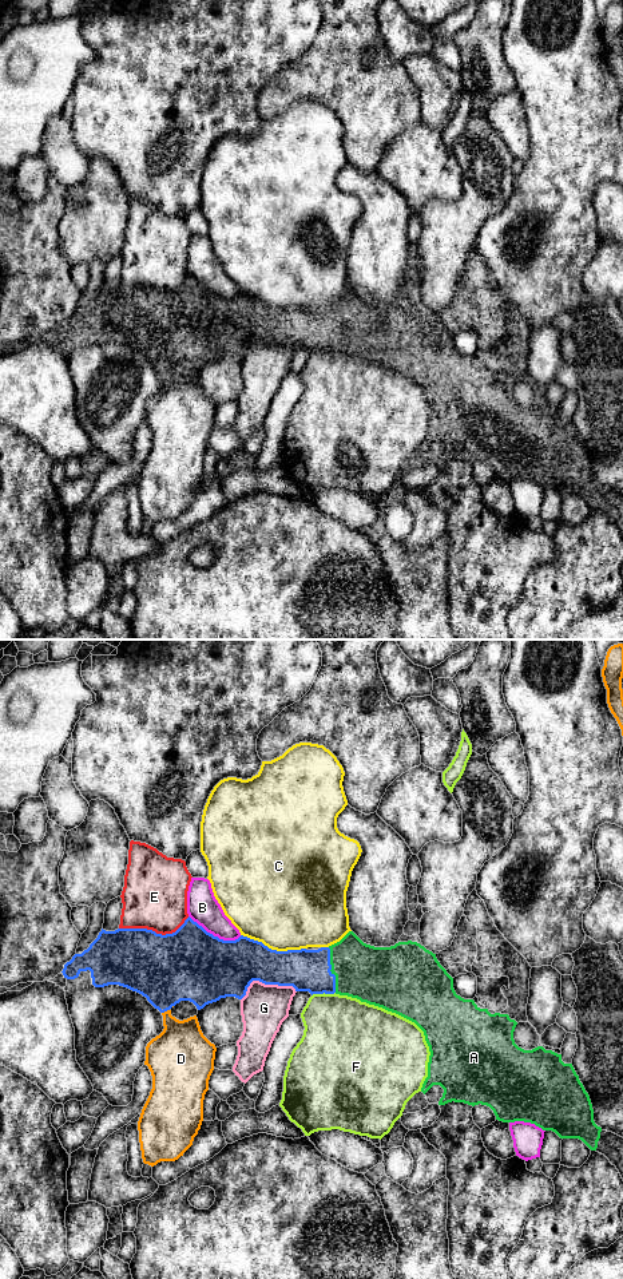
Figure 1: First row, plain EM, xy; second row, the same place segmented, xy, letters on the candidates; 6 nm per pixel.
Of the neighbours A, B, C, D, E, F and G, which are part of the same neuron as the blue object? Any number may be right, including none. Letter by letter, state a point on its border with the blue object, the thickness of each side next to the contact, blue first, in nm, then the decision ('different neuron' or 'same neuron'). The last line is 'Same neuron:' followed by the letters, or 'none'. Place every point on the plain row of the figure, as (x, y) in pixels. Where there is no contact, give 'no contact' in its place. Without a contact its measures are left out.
A: meets blue in xy at (330, 327); 260 nm thick on the blue side, 340 nm on the other; same neuron
B: meets blue in xy at (215, 294); 440 nm thick on the blue side, 190 nm on the other; different neuron
C: meets blue in xy at (273, 308); 300 nm thick on the blue side, 480 nm on the other; different neuron
D: meets blue in xy at (165, 368); 420 nm thick on the blue side, 300 nm on the other; different neuron
E: meets blue in xy at (154, 289); 420 nm thick on the blue side, 380 nm on the other; different neuron
F: meets blue in xy at (322, 351); 260 nm thick on the blue side, 420 nm on the other; different neuron
G: meets blue in xy at (265, 341); 340 nm thick on the blue side, 280 nm on the other; different neuron
Same neuron: A

